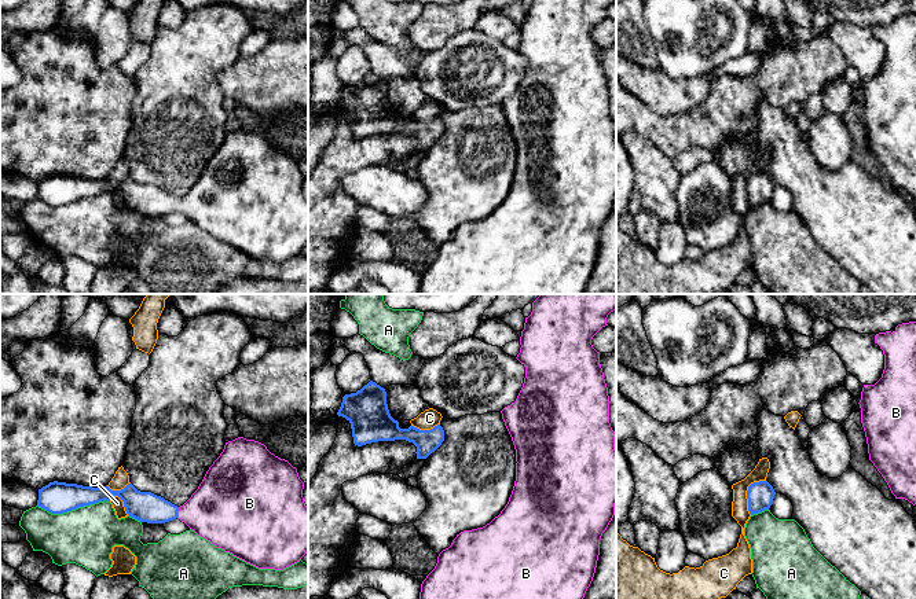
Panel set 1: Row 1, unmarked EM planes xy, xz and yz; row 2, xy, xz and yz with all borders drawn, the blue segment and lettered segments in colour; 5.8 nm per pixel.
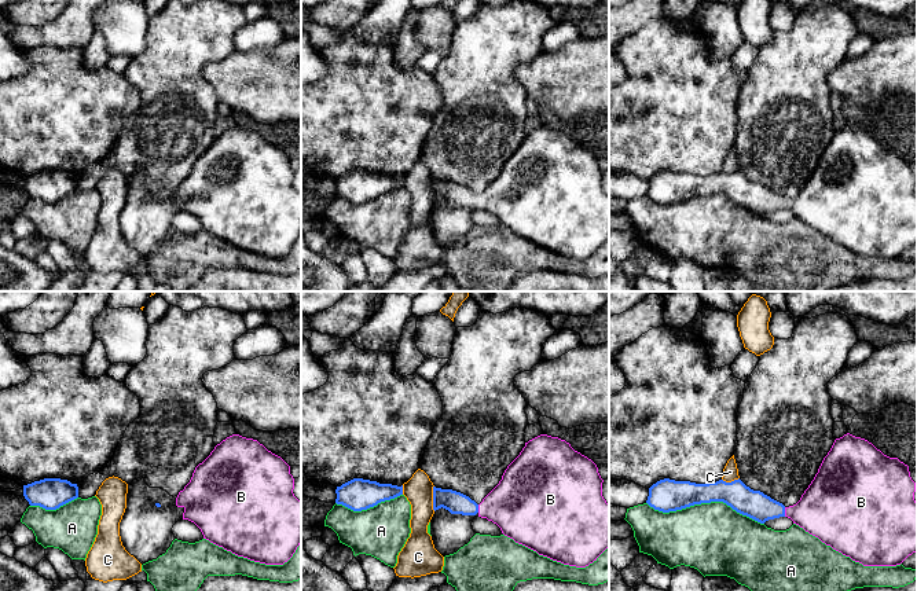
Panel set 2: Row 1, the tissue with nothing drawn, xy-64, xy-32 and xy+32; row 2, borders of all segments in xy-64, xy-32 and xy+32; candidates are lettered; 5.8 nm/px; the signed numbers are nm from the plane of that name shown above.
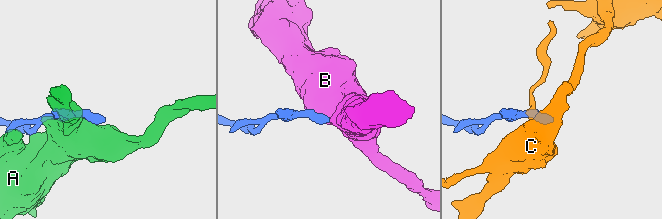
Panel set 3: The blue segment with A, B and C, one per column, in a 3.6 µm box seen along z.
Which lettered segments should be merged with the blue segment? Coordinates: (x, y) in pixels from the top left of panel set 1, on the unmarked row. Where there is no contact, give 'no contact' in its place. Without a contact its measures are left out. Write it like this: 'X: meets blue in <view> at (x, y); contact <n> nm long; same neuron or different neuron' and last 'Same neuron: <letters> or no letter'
A: meets blue in xy at (73, 201); contact 420 nm long; different neuron
B: meets blue in xy at (176, 205); contact 70 nm long; same neuron
C: meets blue in yz at (747, 184); contact 220 nm long; different neuron
Same neuron: B

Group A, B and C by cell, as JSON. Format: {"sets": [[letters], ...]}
{"sets": [["A"], ["B"], ["C"]]}

